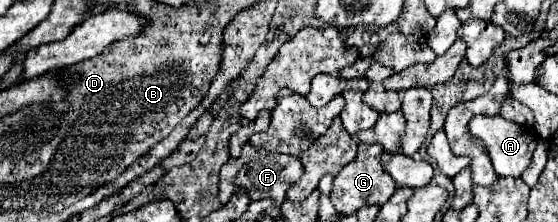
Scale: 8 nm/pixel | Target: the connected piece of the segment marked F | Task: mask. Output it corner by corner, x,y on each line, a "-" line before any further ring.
250,142
244,144
242,156
236,160
230,160
228,164
222,166
220,170
220,202
226,204
228,198
236,192
236,186
246,188
250,200
262,200
262,198
272,198
276,206
280,206
286,198
286,190
296,184
304,174
304,166
300,158
288,156
288,154
270,154
264,150
256,150

